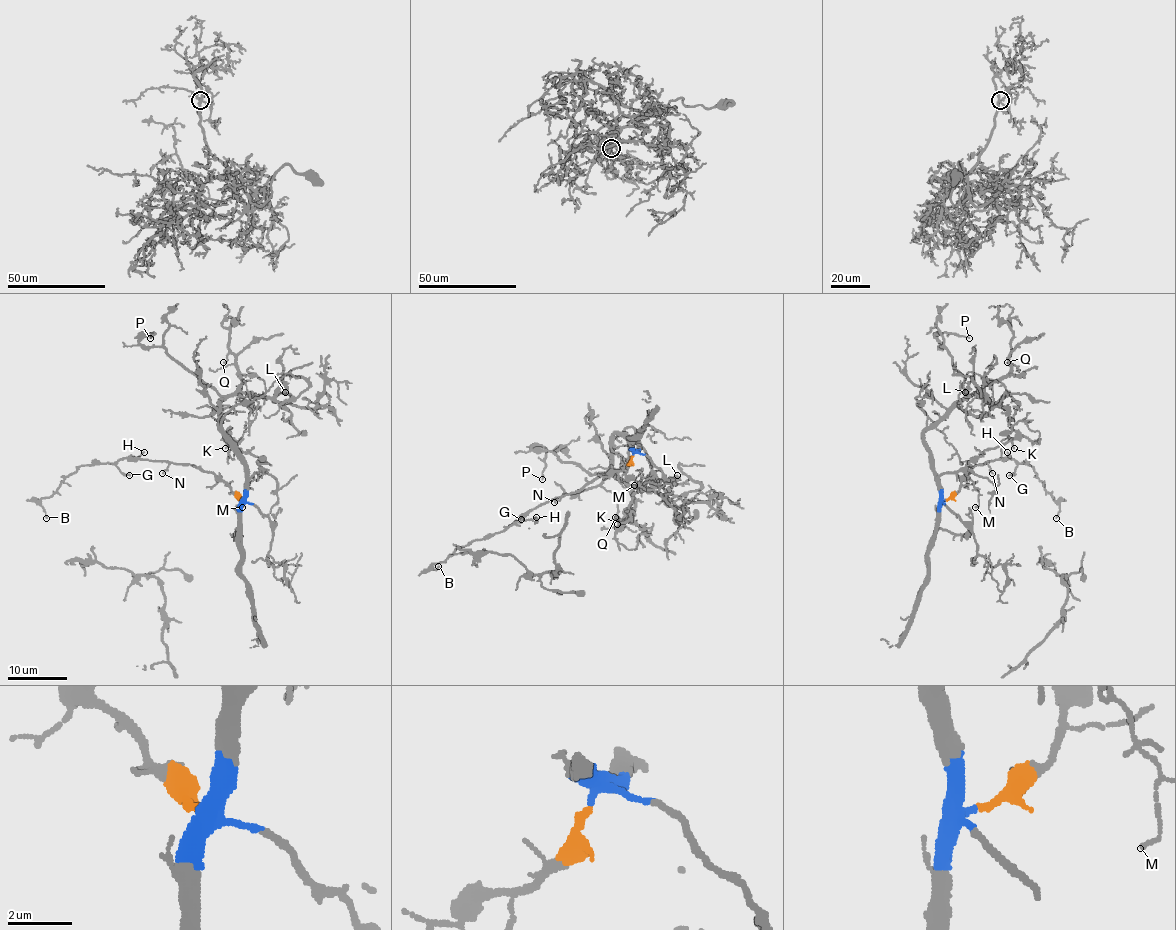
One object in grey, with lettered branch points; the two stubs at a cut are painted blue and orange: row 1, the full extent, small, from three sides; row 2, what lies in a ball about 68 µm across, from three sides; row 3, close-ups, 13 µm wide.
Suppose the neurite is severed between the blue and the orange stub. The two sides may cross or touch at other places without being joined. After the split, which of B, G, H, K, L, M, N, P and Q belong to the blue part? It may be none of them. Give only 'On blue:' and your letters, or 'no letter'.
On blue: K, L, M, P, Q

